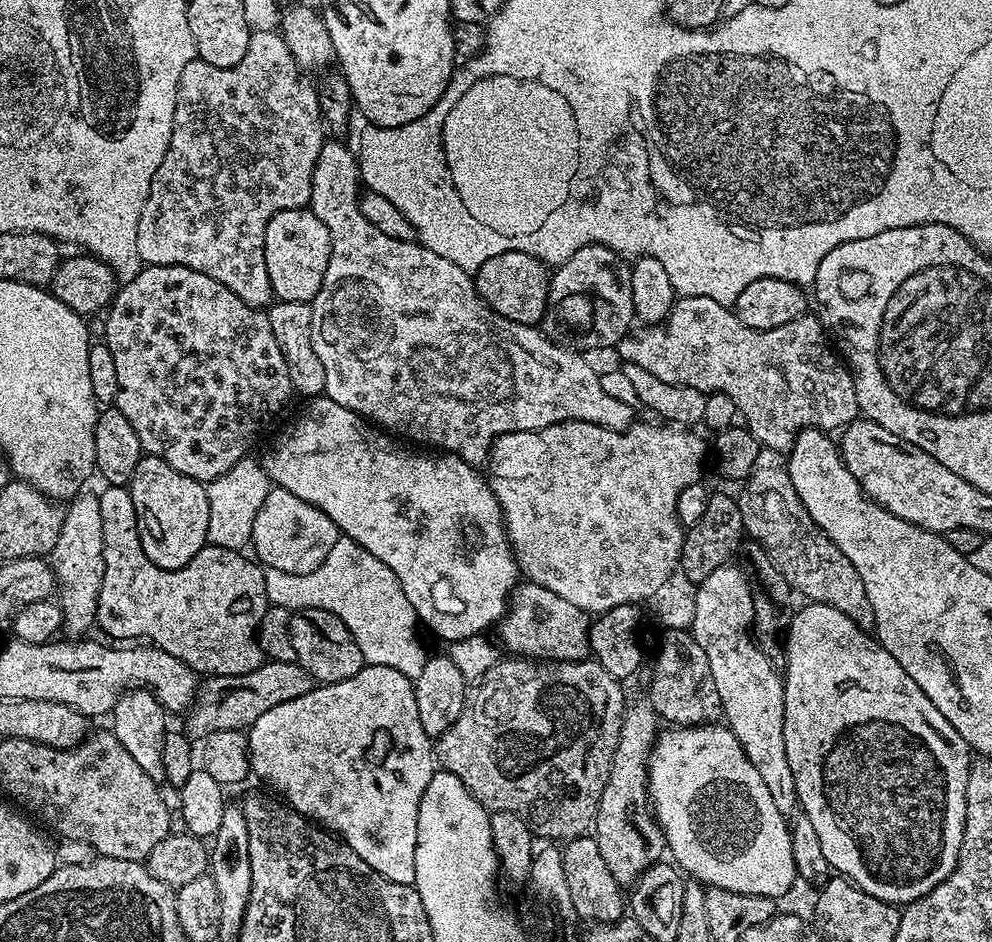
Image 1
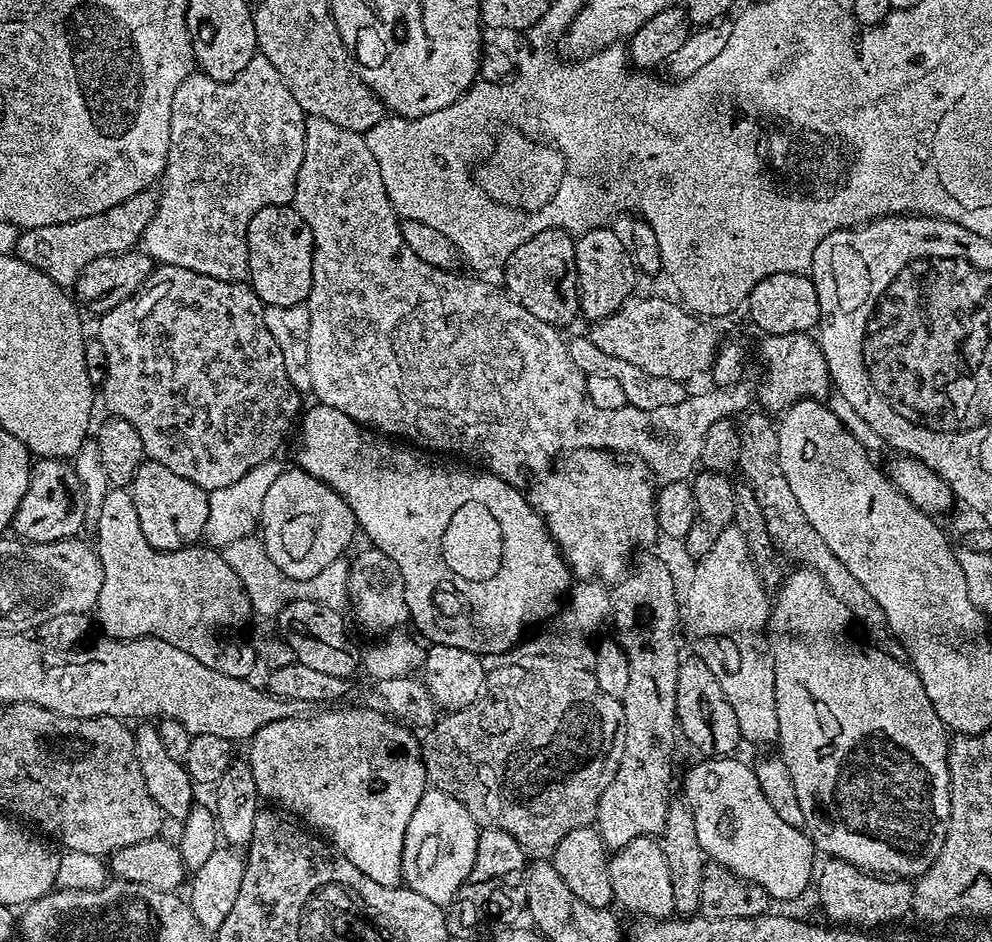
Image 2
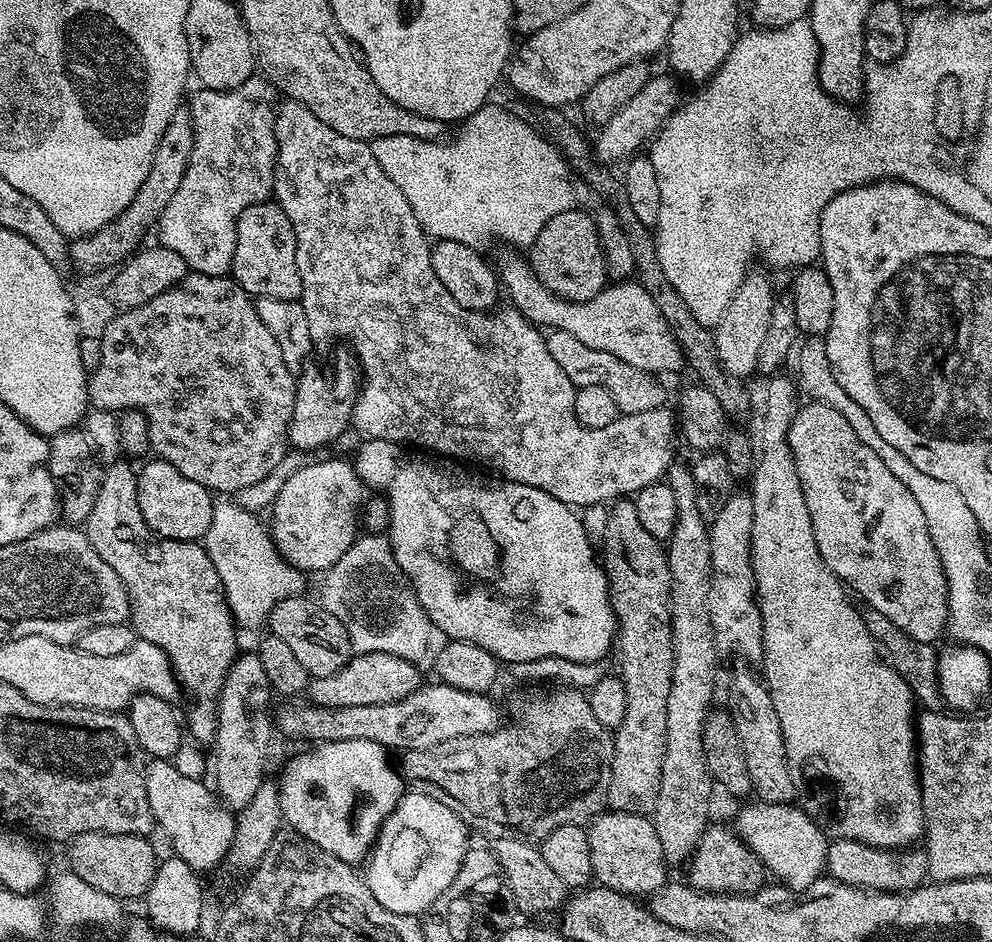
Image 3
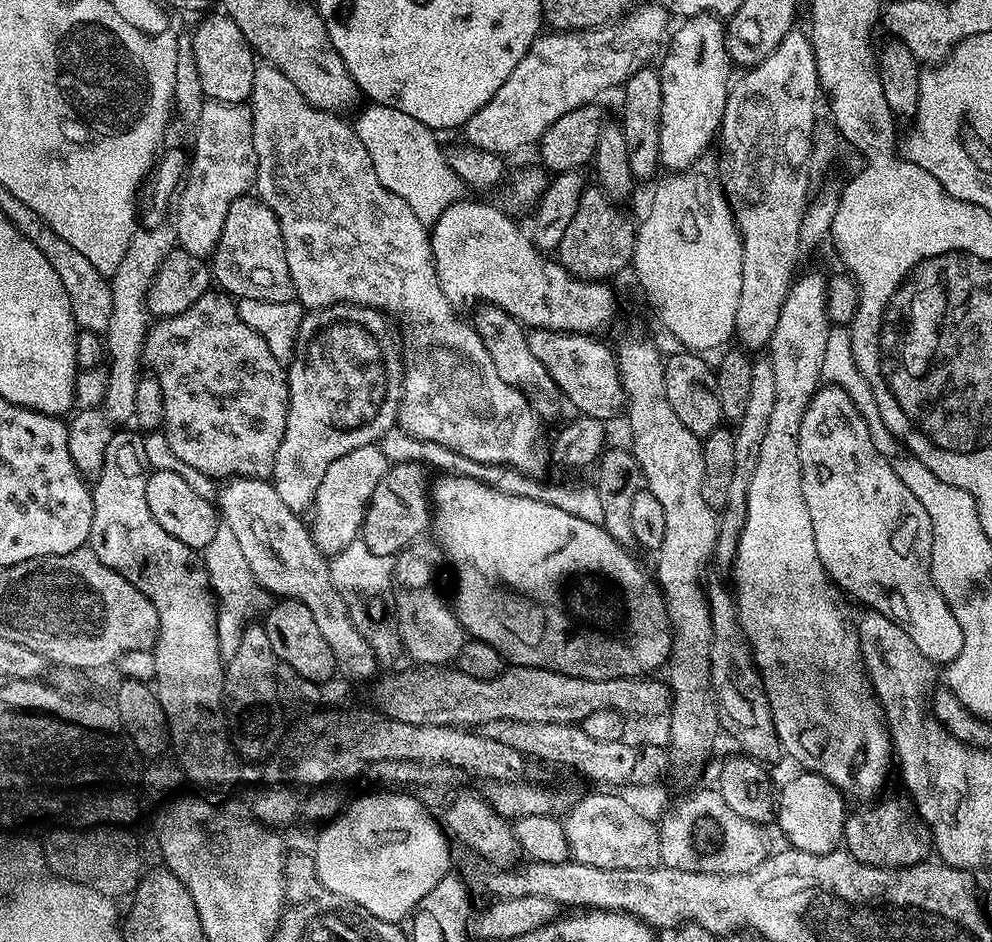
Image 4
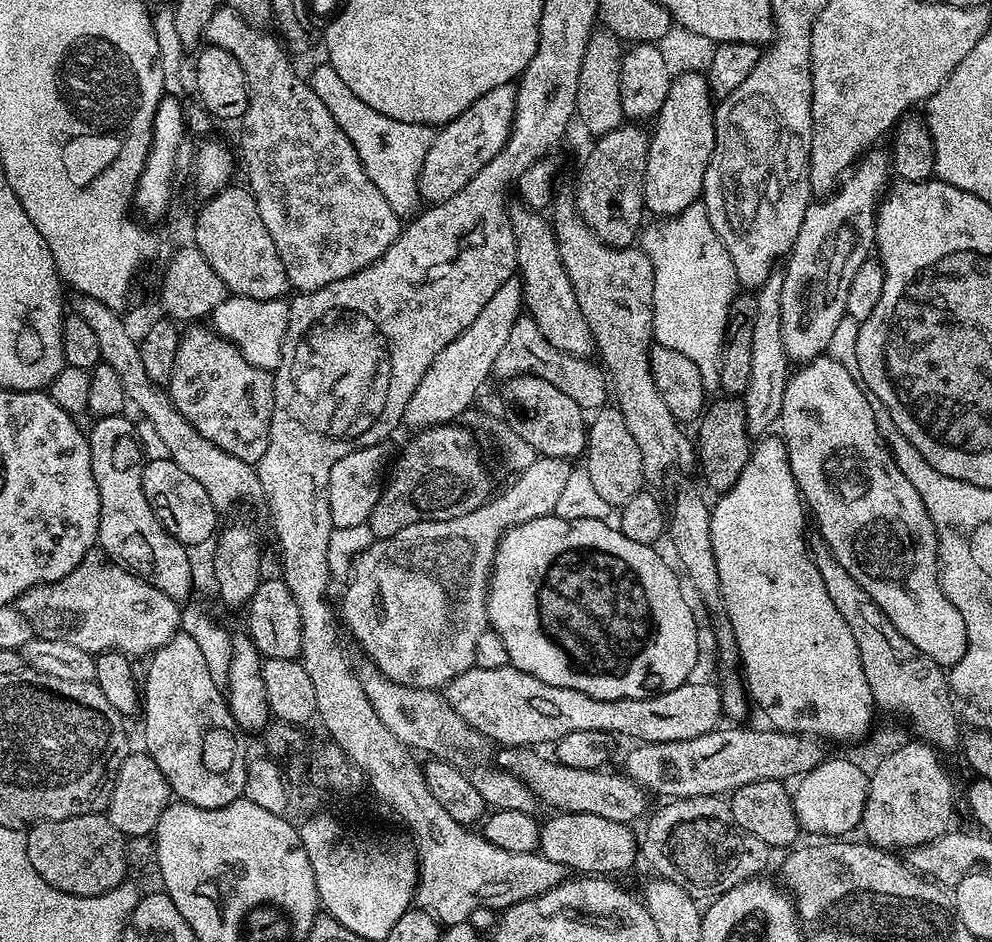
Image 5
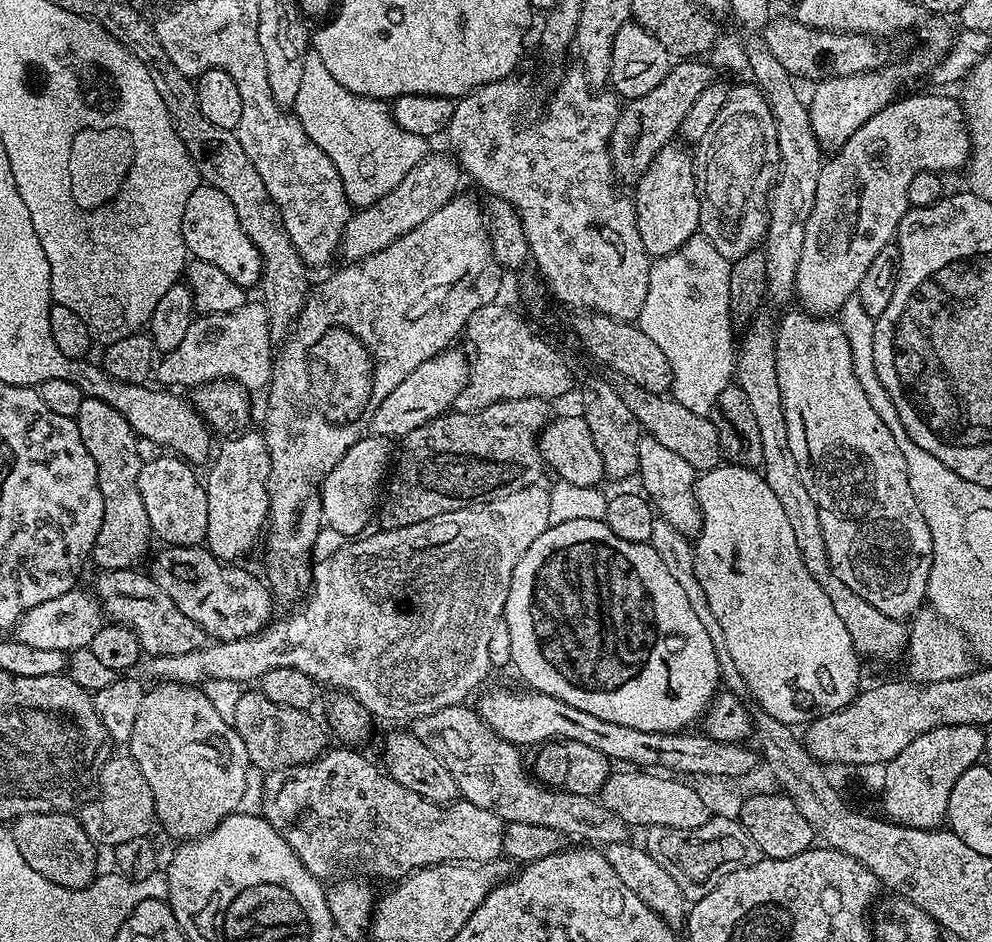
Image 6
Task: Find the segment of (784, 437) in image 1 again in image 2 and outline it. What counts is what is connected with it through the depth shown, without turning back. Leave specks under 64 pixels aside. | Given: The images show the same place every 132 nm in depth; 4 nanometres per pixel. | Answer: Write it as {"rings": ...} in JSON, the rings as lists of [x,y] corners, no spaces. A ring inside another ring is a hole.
{"rings":[[[633,294],[617,312],[593,327],[596,329],[590,332],[590,339],[598,350],[622,358],[622,362],[630,362],[630,366],[638,366],[638,370],[646,370],[646,374],[654,374],[657,378],[688,382],[699,372],[707,373],[718,351],[716,336],[708,325],[711,323],[672,300]],[[806,332],[764,336],[760,344],[760,360],[768,369],[764,372],[764,381],[758,384],[758,400],[765,404],[772,414],[783,413],[800,400],[827,401],[833,387],[826,358],[820,349],[820,341],[815,335]]]}

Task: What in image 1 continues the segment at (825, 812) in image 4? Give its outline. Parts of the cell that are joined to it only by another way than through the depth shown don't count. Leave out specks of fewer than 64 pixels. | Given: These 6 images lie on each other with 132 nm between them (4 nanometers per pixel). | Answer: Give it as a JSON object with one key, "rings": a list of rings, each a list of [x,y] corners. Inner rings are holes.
{"rings":[[[720,722],[711,724],[697,724],[695,726],[672,726],[669,732],[661,731],[656,737],[656,745],[648,758],[648,798],[652,806],[656,822],[664,831],[664,842],[667,851],[672,852],[671,859],[678,865],[681,873],[687,874],[693,881],[699,882],[708,888],[721,888],[722,890],[734,890],[734,894],[762,894],[773,898],[781,898],[792,888],[792,883],[797,883],[796,864],[794,862],[794,851],[791,849],[791,832],[789,821],[774,806],[774,798],[770,798],[770,790],[758,775],[758,770],[750,766],[738,738],[727,726]]]}

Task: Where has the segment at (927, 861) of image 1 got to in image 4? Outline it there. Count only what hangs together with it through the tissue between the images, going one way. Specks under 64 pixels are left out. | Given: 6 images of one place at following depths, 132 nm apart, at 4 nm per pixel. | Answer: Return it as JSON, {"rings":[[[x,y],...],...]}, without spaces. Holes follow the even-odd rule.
{"rings":[[[808,272],[805,276],[797,275],[782,302],[780,313],[778,314],[778,324],[774,326],[774,334],[770,338],[766,349],[766,359],[772,364],[774,372],[774,406],[770,410],[770,420],[766,426],[766,434],[762,437],[762,450],[758,450],[758,466],[750,473],[748,478],[746,516],[738,538],[736,561],[730,565],[730,572],[732,572],[733,581],[731,580],[731,583],[734,585],[735,602],[741,630],[752,648],[752,656],[756,663],[756,669],[760,673],[760,680],[769,702],[770,714],[773,716],[774,730],[780,741],[783,755],[785,757],[788,755],[790,759],[797,760],[801,764],[799,767],[803,771],[813,772],[822,778],[826,778],[849,801],[866,800],[864,802],[868,802],[881,795],[881,793],[879,794],[880,787],[888,780],[888,767],[893,767],[892,738],[888,735],[888,726],[884,722],[884,711],[880,709],[880,703],[876,701],[876,694],[872,690],[872,683],[868,680],[867,672],[864,671],[864,657],[860,655],[860,639],[856,633],[853,617],[848,617],[848,612],[844,609],[845,597],[840,589],[836,587],[836,583],[832,581],[828,571],[822,566],[822,558],[818,558],[818,546],[814,546],[814,526],[810,526],[810,510],[806,506],[806,498],[802,494],[802,478],[800,477],[798,430],[802,424],[802,414],[806,414],[806,406],[812,401],[813,394],[822,384],[820,366],[829,327],[828,276],[820,272]]]}

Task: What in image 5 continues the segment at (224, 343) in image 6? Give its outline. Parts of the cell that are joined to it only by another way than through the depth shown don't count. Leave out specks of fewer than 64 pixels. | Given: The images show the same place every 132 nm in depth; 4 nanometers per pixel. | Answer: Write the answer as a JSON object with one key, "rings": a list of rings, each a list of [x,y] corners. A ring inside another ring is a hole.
{"rings":[[[229,295],[210,317],[211,327],[215,335],[233,344],[235,348],[250,362],[259,368],[275,370],[282,358],[282,342],[288,325],[287,299],[259,300],[245,296]]]}

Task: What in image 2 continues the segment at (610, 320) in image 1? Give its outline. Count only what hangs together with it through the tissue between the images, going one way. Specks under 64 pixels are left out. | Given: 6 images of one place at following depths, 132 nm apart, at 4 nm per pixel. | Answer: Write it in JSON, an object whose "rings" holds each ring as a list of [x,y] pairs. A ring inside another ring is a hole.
{"rings":[[[612,226],[595,228],[589,232],[583,233],[576,240],[576,285],[580,288],[580,310],[583,319],[599,322],[605,320],[610,314],[614,314],[626,303],[629,296],[633,295],[638,277],[638,269],[632,262],[632,254],[625,237],[620,236],[612,229]]]}

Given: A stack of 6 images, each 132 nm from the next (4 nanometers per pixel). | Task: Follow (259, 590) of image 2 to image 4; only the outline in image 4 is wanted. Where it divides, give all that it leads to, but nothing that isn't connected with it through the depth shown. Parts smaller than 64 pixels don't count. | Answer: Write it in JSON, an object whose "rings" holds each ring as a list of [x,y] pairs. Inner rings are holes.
{"rings":[[[217,527],[214,538],[210,538],[210,542],[202,550],[202,559],[204,568],[208,571],[208,580],[212,583],[212,595],[216,597],[218,650],[221,656],[227,658],[234,654],[234,650],[238,650],[238,642],[246,623],[244,611],[247,610],[252,595],[258,591],[258,583],[242,554],[242,542],[234,538],[234,530],[228,527]]]}

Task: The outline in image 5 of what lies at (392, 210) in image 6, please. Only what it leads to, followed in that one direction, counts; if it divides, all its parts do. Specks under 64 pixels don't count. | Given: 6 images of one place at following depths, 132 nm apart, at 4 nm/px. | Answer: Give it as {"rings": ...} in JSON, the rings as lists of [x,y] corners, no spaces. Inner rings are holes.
{"rings":[[[503,84],[490,90],[490,94],[482,94],[474,106],[466,109],[456,120],[443,125],[437,131],[440,133],[431,137],[420,171],[421,201],[433,205],[454,198],[454,194],[458,194],[458,190],[462,190],[462,186],[466,186],[466,182],[470,182],[470,178],[474,178],[474,174],[478,174],[478,170],[482,170],[482,166],[502,150],[515,113],[516,88],[512,84]]]}

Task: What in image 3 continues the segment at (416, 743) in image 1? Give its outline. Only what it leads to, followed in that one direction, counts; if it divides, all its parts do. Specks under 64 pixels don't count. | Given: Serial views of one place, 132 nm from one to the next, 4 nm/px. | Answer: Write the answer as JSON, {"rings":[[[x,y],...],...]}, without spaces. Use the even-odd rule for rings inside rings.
{"rings":[[[325,740],[309,752],[300,752],[284,768],[278,779],[280,789],[280,814],[293,833],[305,836],[314,846],[334,854],[342,862],[356,866],[372,851],[380,827],[398,806],[406,785],[395,763],[388,761],[389,749],[369,740]]]}

